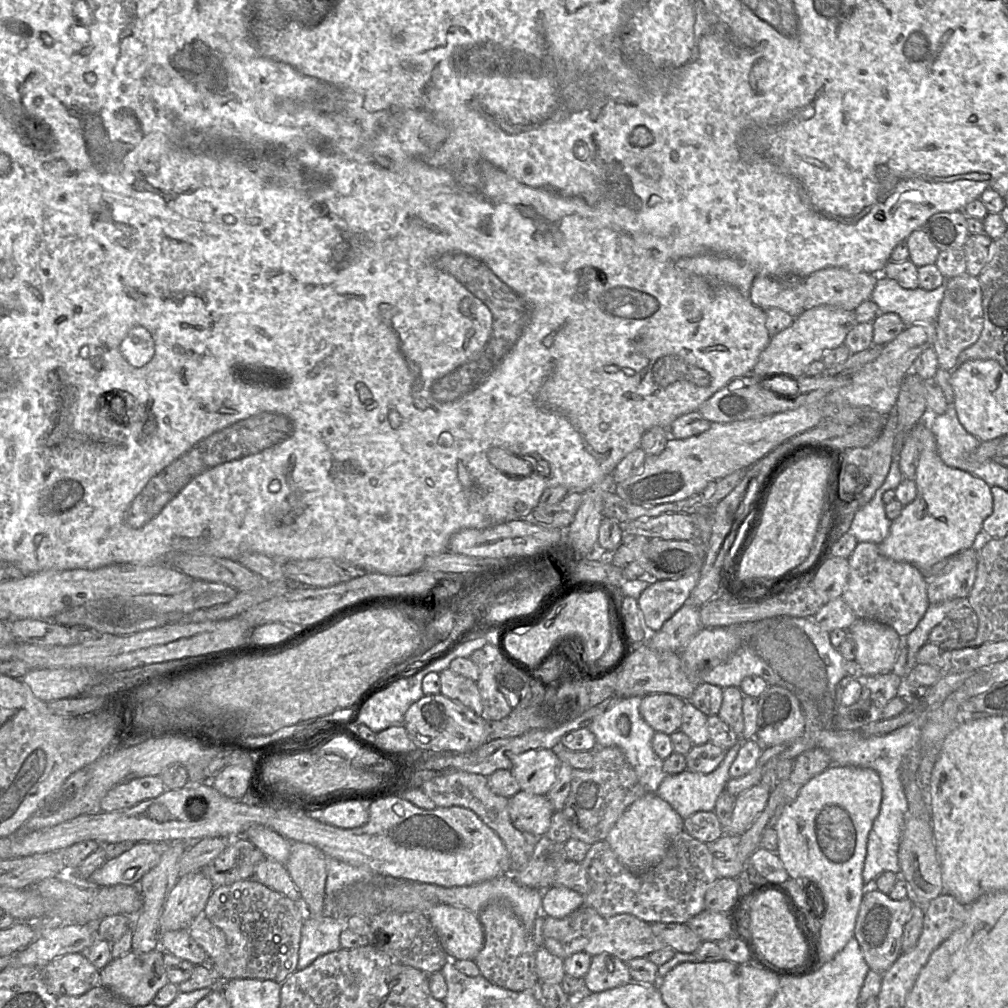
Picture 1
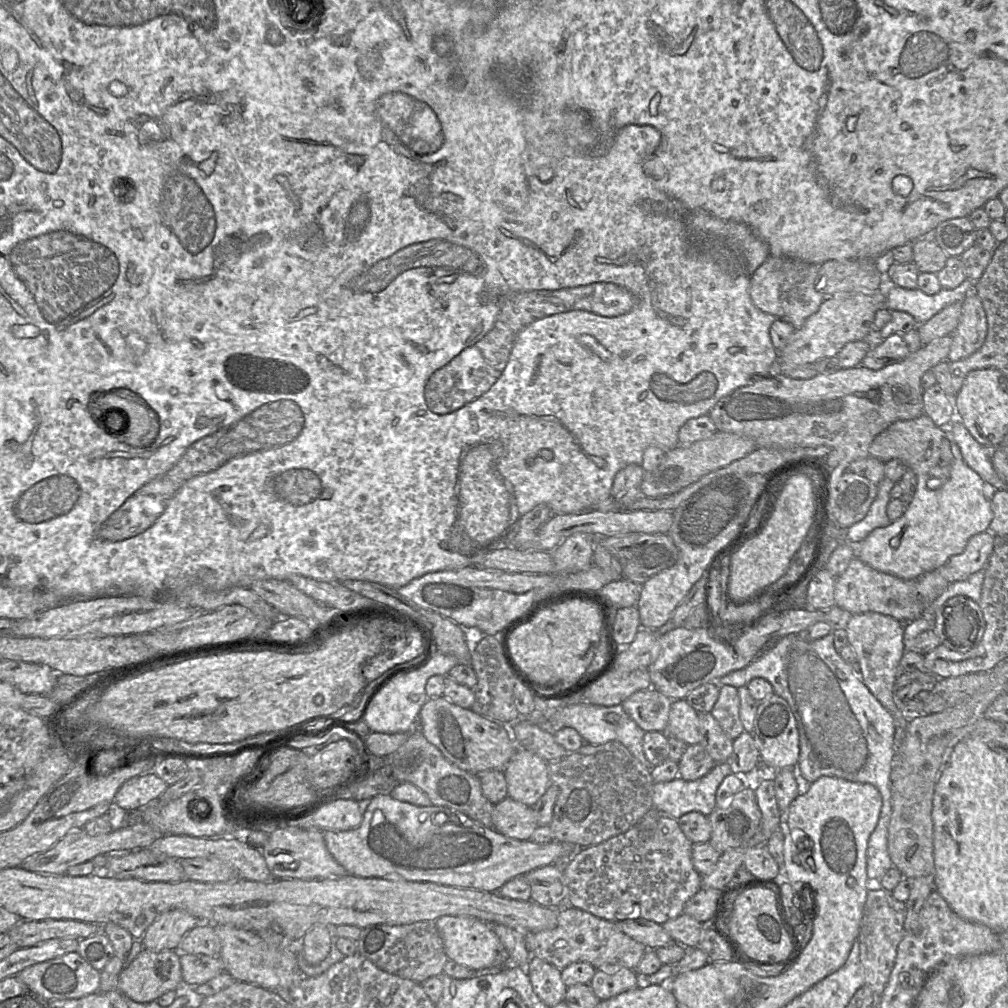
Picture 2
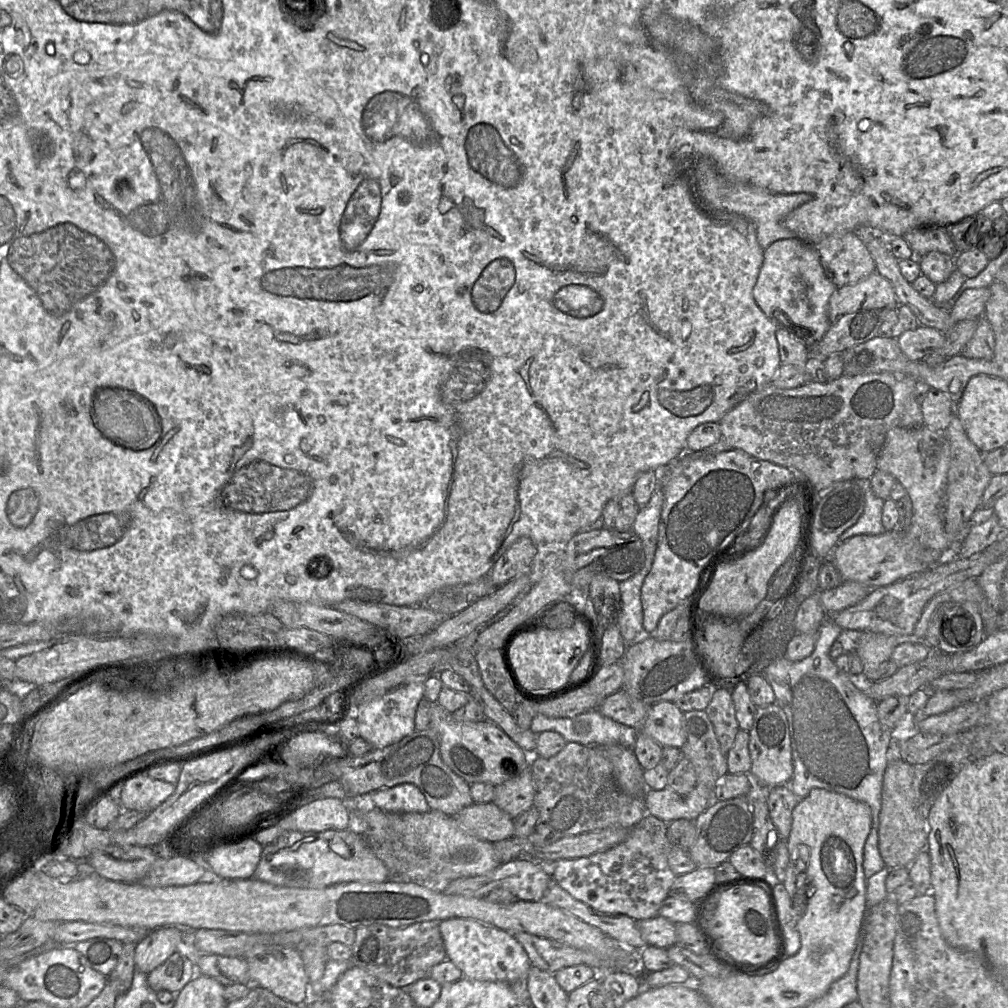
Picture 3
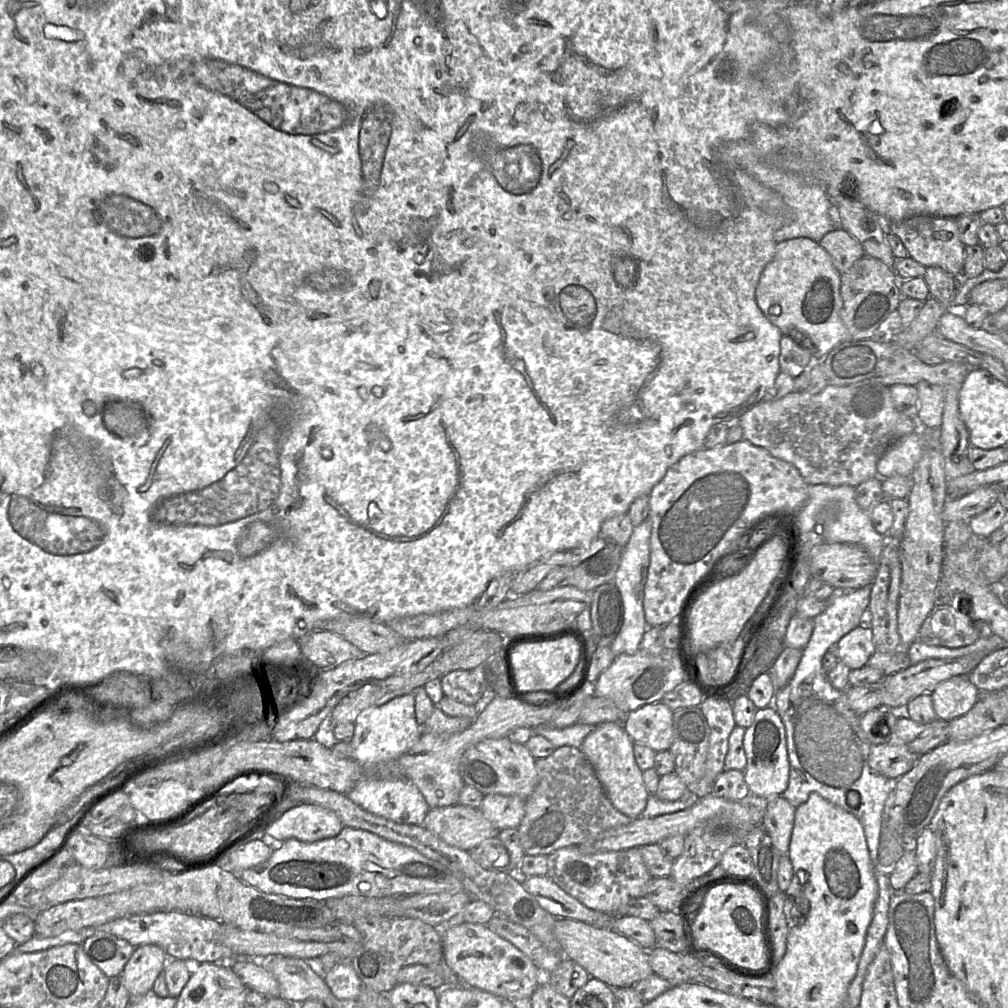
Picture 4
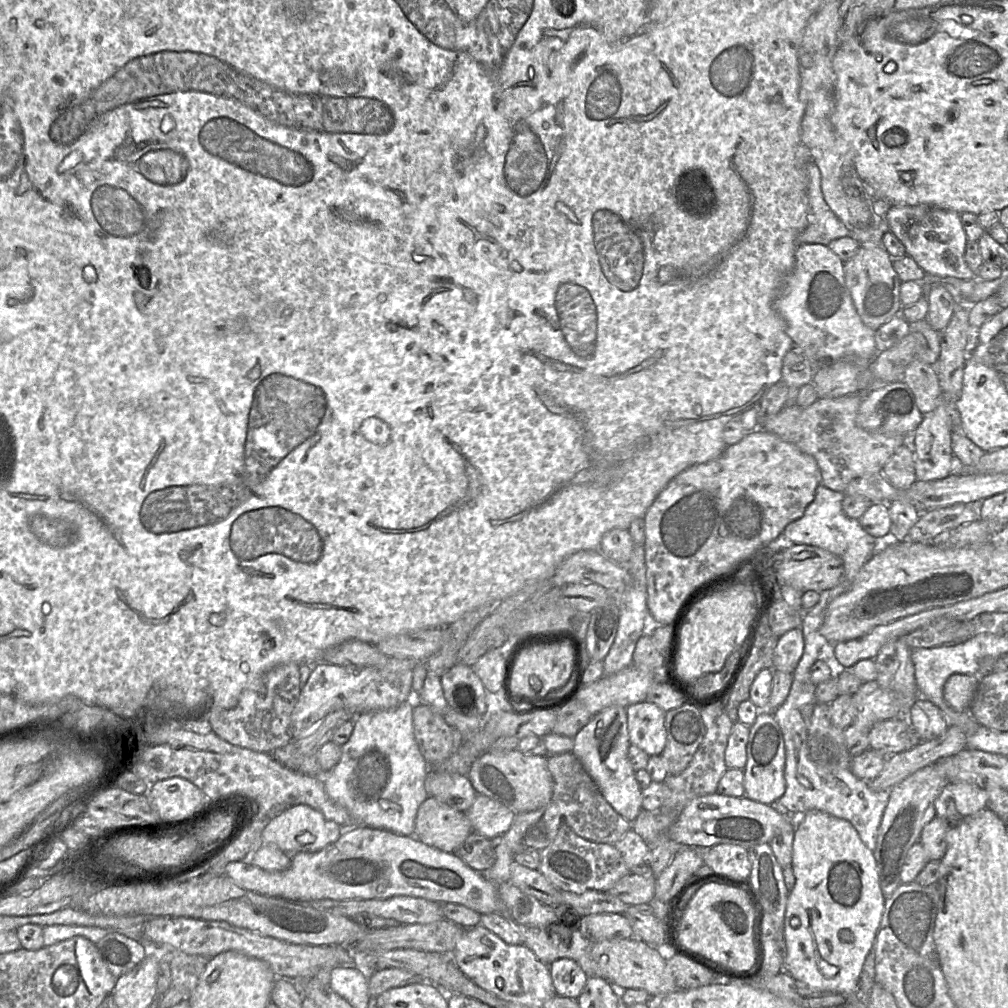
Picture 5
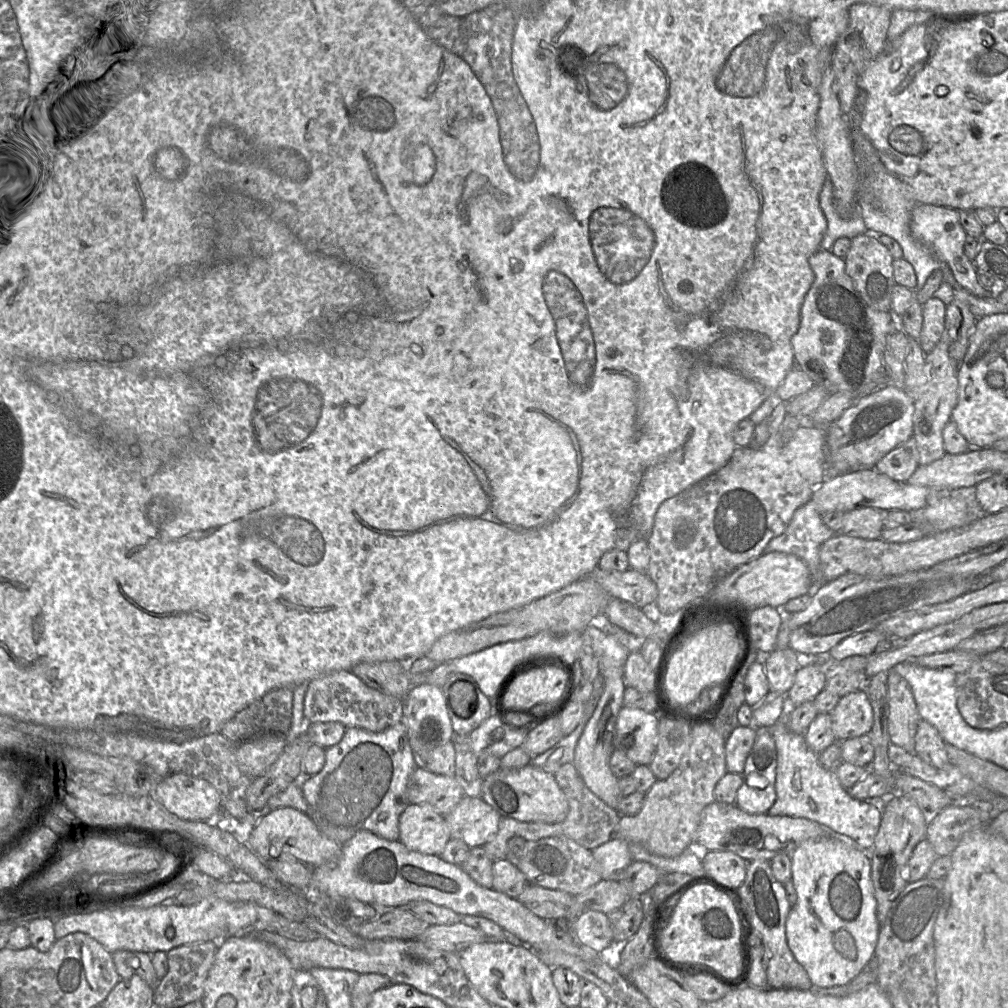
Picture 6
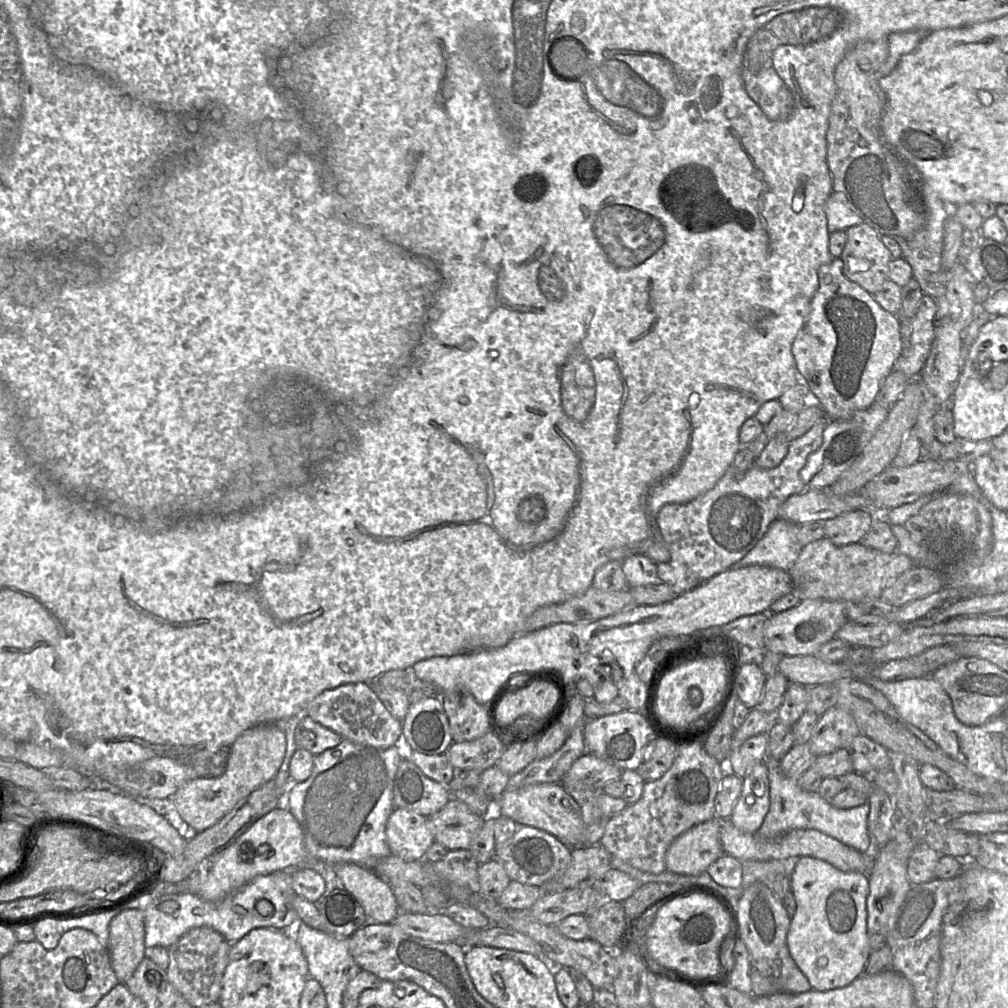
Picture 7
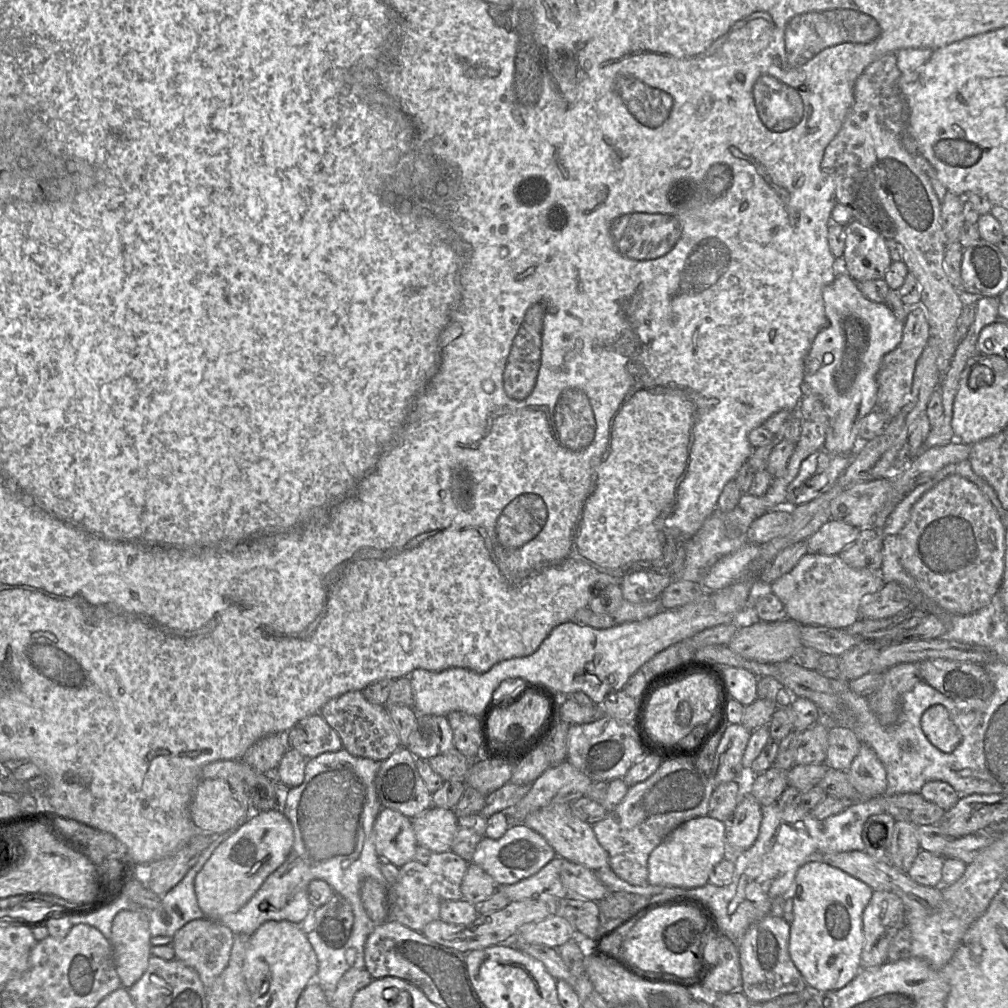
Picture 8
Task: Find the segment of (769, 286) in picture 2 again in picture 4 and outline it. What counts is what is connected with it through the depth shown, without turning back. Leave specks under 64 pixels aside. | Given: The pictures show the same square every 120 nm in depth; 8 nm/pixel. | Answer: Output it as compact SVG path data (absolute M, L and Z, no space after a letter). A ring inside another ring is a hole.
M808 237L792 238L777 243L774 257L765 266L755 290L756 302L766 318L807 350L814 362L850 340L840 317L841 276L819 243Z

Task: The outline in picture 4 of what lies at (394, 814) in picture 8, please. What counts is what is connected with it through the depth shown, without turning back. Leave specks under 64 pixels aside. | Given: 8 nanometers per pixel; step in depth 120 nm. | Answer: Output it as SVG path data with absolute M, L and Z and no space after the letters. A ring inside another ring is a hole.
M460 804L429 808L423 826L448 845L467 852L498 834L479 809Z

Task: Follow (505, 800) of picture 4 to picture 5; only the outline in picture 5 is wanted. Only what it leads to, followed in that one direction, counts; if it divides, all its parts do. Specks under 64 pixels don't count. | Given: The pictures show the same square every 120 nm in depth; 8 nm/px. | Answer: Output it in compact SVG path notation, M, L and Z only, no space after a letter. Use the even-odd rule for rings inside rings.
M477 795L465 814L472 825L473 832L488 839L507 832L516 815L502 803L484 795Z

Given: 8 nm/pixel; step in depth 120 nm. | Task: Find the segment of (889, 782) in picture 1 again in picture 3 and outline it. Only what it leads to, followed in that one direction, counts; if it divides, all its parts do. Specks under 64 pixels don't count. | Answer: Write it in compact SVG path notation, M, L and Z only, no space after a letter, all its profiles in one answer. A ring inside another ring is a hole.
M827 617L809 656L797 662L782 657L760 675L772 686L775 702L788 719L793 759L789 786L793 793L803 799L813 788L822 788L864 802L871 809L872 827L863 856L868 912L891 896L885 886L890 869L879 851L879 826L884 773L893 759L893 731L880 723L877 702L862 690L862 675L840 672L831 659L830 648L842 630Z

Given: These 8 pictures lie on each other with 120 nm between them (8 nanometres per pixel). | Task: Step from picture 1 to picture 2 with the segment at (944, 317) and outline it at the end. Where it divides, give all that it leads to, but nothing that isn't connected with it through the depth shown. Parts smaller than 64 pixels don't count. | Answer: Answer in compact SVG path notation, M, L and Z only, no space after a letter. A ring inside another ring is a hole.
M975 292L962 300L957 327L951 333L952 343L948 362L966 358L978 351L987 335L987 318L983 304Z

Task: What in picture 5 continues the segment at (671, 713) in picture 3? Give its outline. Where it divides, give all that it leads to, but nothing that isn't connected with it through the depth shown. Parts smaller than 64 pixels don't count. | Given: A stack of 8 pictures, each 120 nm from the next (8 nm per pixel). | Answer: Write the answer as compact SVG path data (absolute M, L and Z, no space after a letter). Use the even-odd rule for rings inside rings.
M642 701L626 708L629 740L649 756L661 755L666 744L666 711Z

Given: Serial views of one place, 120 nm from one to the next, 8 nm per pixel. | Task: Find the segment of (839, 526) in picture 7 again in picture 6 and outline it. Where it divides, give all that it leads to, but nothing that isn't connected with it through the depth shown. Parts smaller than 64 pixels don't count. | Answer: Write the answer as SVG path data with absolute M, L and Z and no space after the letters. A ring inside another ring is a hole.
M860 507L844 512L842 527L836 533L863 539L879 539L883 528L884 512L873 507Z

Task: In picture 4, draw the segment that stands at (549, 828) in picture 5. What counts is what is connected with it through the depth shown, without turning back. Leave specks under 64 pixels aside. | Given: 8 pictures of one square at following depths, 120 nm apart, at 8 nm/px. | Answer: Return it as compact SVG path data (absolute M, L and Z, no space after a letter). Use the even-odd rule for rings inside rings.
M561 746L546 758L535 759L538 782L533 793L526 799L525 814L519 825L520 844L525 855L545 855L567 846L576 846L593 839L603 832L633 821L619 812L608 799L593 766L579 748Z

